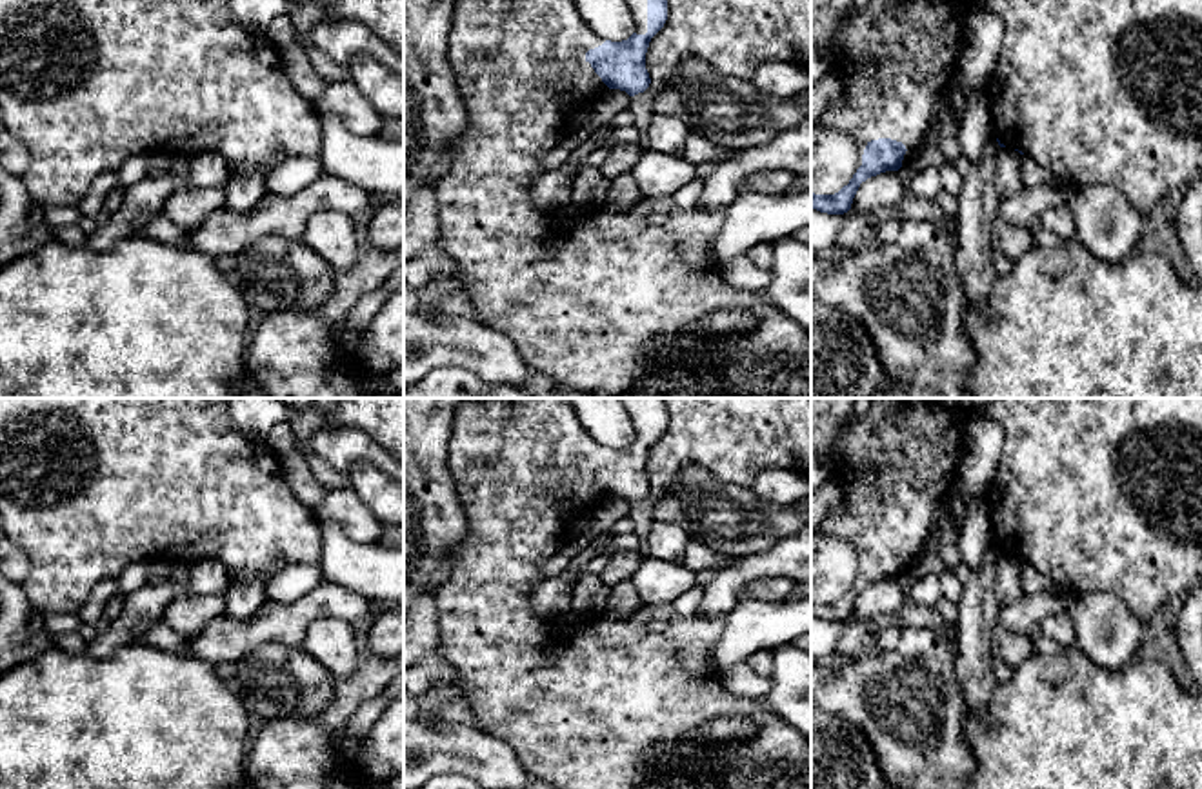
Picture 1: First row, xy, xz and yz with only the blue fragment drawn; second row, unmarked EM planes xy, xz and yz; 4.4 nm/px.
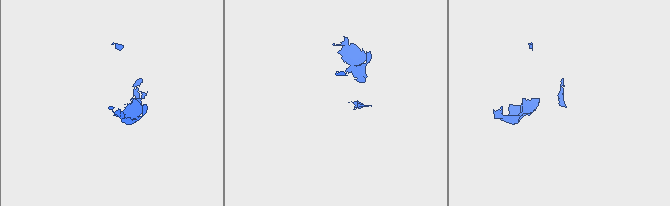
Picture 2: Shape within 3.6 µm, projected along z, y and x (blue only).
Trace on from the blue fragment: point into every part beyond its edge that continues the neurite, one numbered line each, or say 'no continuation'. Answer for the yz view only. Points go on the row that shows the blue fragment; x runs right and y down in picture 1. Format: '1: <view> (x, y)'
1: yz (1097, 91)

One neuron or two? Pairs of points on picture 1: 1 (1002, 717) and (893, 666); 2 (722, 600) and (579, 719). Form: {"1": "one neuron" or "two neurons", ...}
{"1": "two neurons", "2": "two neurons"}

